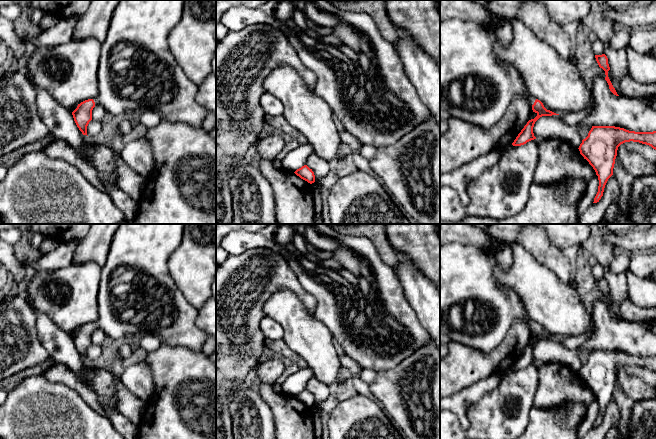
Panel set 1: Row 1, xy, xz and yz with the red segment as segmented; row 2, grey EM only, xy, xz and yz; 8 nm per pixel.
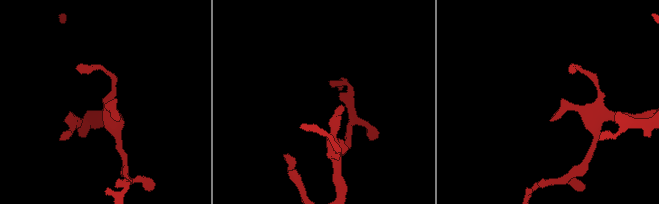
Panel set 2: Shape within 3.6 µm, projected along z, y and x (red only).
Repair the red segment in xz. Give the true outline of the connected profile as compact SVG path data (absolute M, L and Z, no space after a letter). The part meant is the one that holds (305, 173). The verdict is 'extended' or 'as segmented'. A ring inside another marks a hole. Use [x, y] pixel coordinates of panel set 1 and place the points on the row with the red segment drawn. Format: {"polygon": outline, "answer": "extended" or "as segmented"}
{"polygon": "M304 165L301 168L297 169L294 173L310 184L315 182L314 172L307 165Z", "answer": "as segmented"}

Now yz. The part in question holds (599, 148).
{"polygon": "M592 126L579 146L580 154L593 167L598 176L598 192L593 203L603 196L605 185L613 175L618 147L625 142L639 142L656 150L656 131L635 132L615 126Z", "answer": "as segmented"}

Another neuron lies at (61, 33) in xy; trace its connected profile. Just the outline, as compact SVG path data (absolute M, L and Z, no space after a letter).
M72 16L59 19L51 28L37 37L25 38L36 47L51 48L59 44L65 44L72 39L74 28L81 16Z

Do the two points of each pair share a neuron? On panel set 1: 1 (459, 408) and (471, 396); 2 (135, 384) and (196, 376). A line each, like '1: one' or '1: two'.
1: one
2: two

